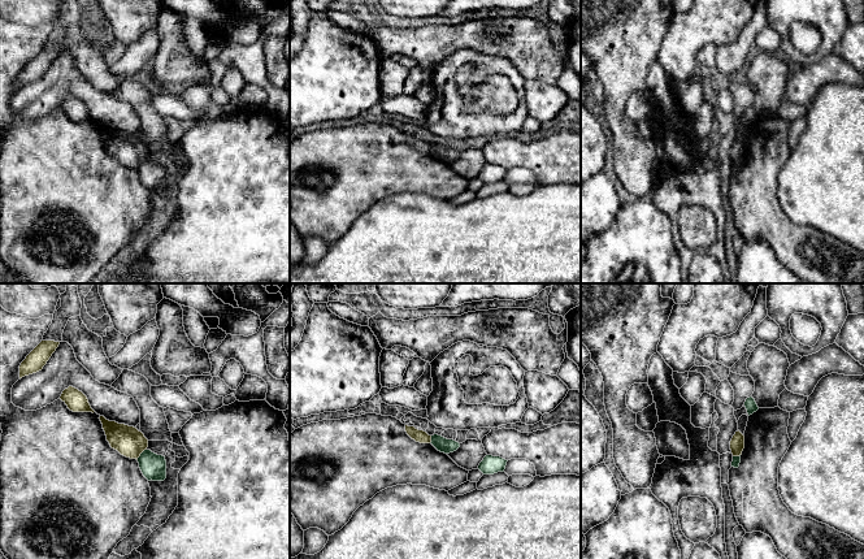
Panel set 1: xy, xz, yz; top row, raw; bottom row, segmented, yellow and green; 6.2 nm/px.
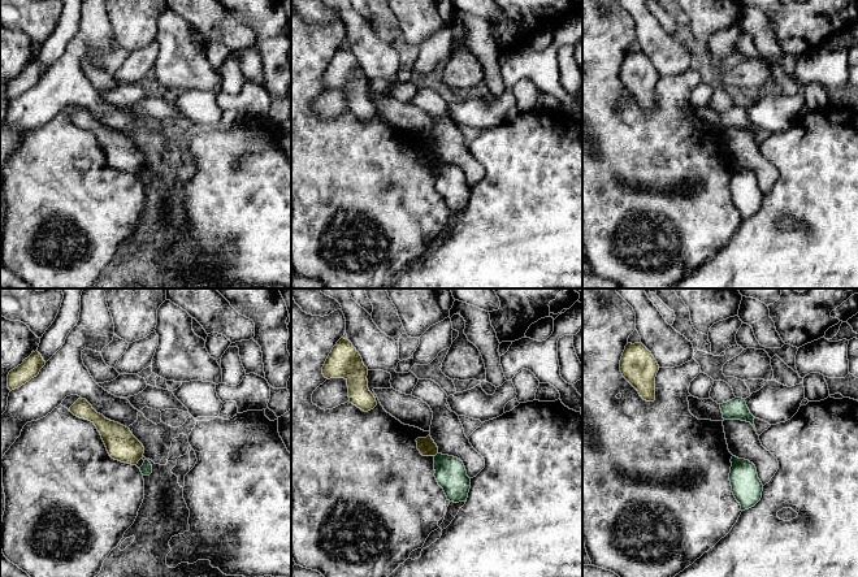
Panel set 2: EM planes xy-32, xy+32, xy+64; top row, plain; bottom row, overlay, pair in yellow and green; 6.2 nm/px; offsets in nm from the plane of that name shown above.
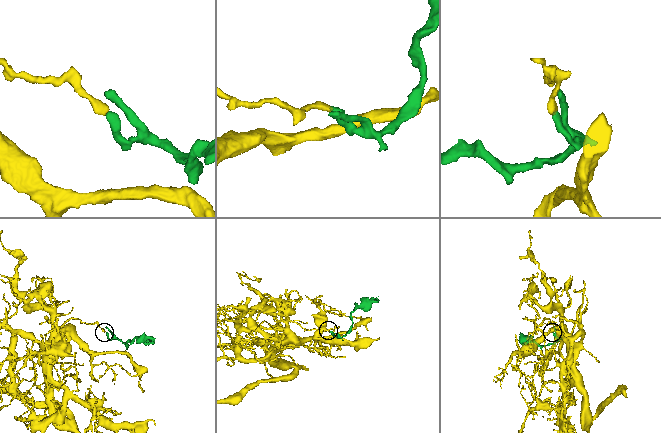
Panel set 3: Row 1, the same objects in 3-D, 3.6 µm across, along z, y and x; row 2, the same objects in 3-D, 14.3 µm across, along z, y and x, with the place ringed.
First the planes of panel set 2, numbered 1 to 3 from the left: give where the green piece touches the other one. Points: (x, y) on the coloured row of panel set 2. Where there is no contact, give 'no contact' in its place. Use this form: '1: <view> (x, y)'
1: no contact
2: xy+32 (436, 454)
3: no contact

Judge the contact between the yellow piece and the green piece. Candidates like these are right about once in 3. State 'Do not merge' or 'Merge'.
Do not merge

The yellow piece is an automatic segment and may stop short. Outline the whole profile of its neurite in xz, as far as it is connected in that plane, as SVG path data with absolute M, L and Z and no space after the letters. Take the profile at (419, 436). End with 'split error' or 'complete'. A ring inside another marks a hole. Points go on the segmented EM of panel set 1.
M405 425L405 432L416 442L420 442L420 443L430 443L431 442L431 436L429 436L424 430L416 429L414 426Z; complete

